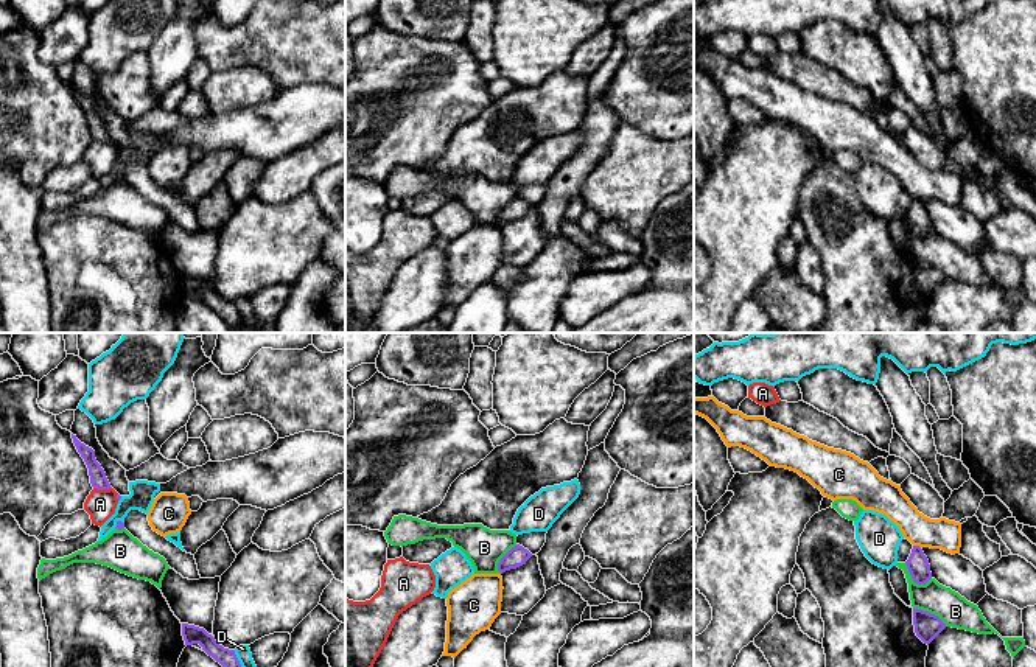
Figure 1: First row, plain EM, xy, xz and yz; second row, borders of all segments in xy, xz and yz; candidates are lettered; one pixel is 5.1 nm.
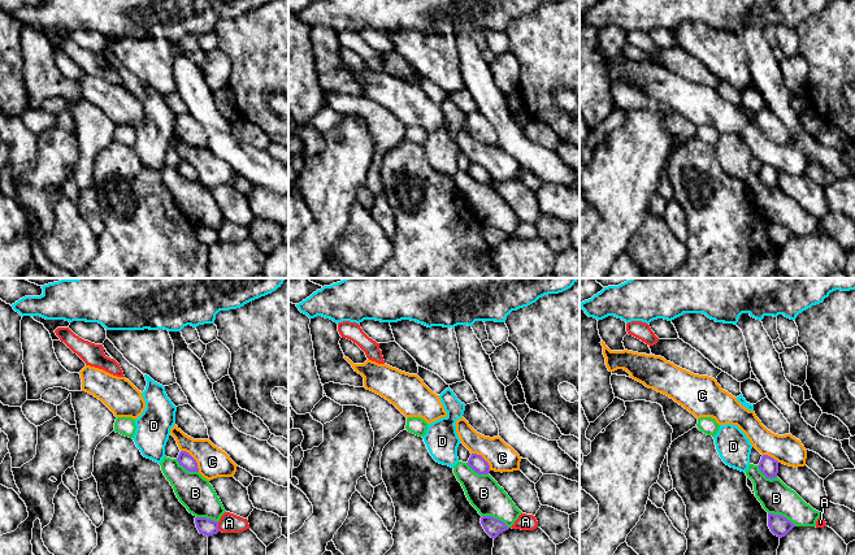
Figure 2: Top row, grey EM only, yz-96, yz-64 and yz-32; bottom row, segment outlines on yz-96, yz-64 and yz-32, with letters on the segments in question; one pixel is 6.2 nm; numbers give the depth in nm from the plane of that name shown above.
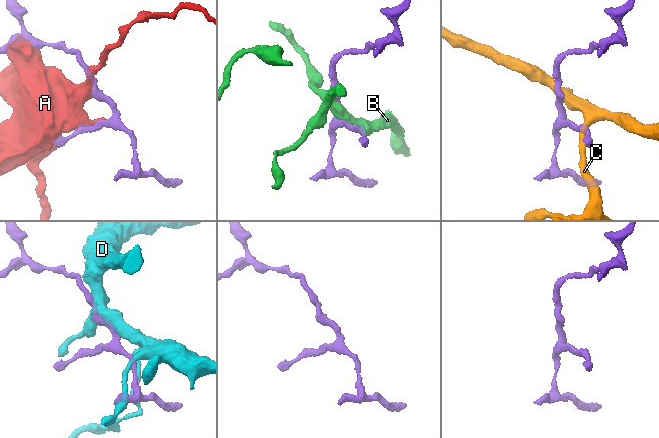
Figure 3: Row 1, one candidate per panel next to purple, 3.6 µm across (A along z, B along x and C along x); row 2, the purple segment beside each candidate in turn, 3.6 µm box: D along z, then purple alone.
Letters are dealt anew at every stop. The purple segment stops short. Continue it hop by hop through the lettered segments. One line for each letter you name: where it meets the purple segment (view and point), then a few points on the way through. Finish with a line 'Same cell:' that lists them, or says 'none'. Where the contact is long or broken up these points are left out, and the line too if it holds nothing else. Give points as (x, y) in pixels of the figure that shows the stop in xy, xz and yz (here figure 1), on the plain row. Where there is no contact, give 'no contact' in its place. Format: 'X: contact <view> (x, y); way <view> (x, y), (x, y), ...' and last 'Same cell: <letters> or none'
Same cell: none

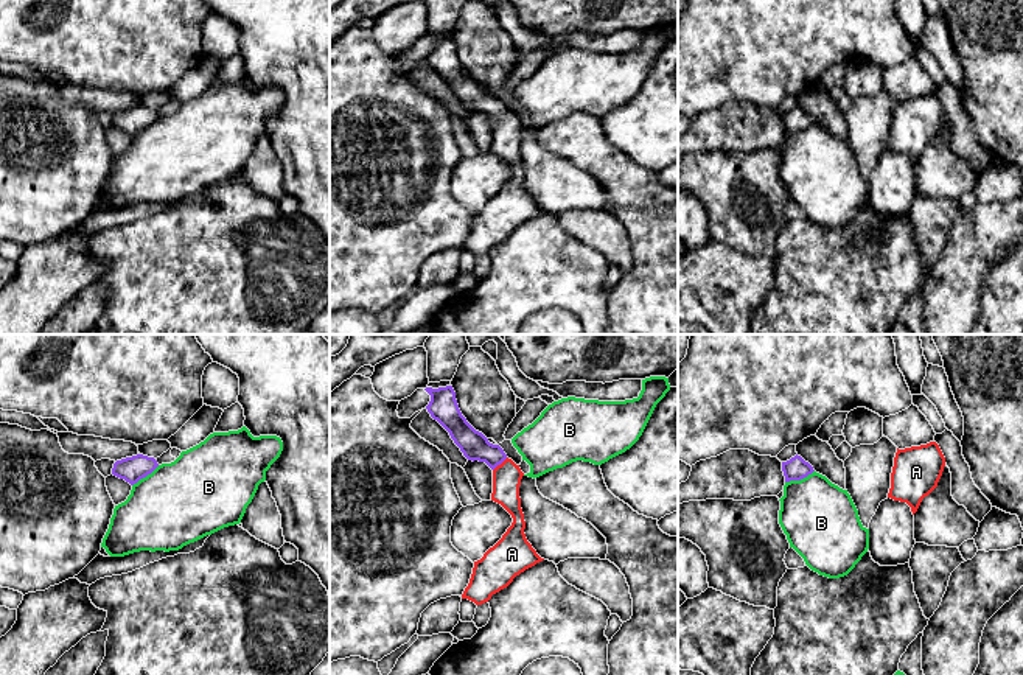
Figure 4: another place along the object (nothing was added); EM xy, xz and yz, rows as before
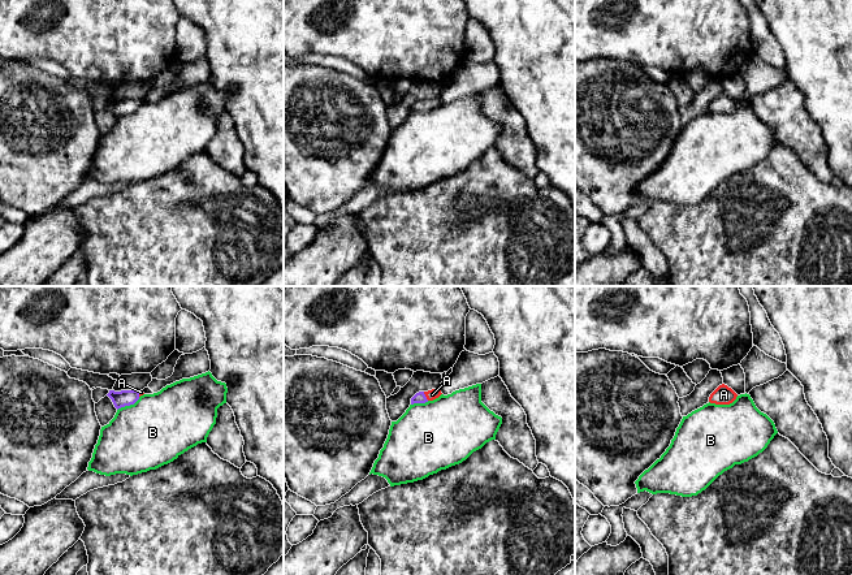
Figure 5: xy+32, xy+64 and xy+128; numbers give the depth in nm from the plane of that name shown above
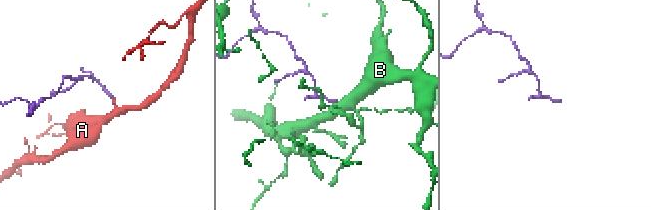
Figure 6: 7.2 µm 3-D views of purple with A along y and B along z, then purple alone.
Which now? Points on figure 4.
A: contact xz (499, 115); way xz (474, 97), (487, 103), (499, 115), (507, 128)
Same cell: A

